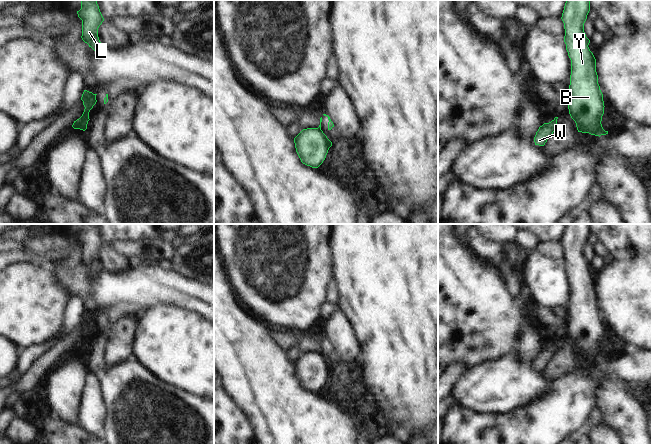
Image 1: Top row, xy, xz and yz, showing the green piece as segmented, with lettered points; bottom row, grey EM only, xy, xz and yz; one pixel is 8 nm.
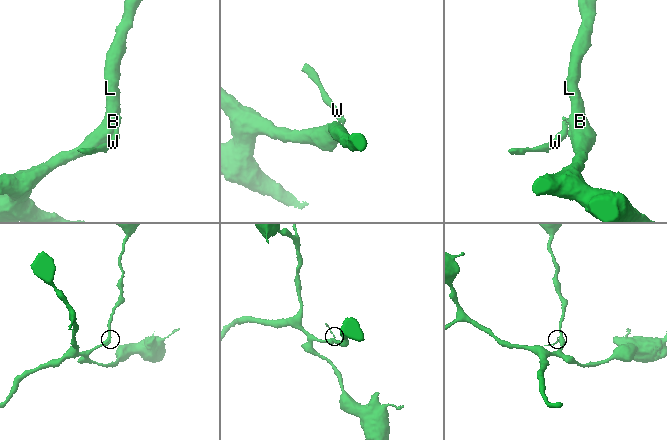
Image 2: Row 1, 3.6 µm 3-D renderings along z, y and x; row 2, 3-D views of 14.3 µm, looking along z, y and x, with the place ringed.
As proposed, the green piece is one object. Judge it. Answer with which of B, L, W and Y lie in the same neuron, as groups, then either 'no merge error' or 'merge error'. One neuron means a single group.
B L Y / W; merge error

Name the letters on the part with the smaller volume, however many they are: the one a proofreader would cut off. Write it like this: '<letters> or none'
W.

